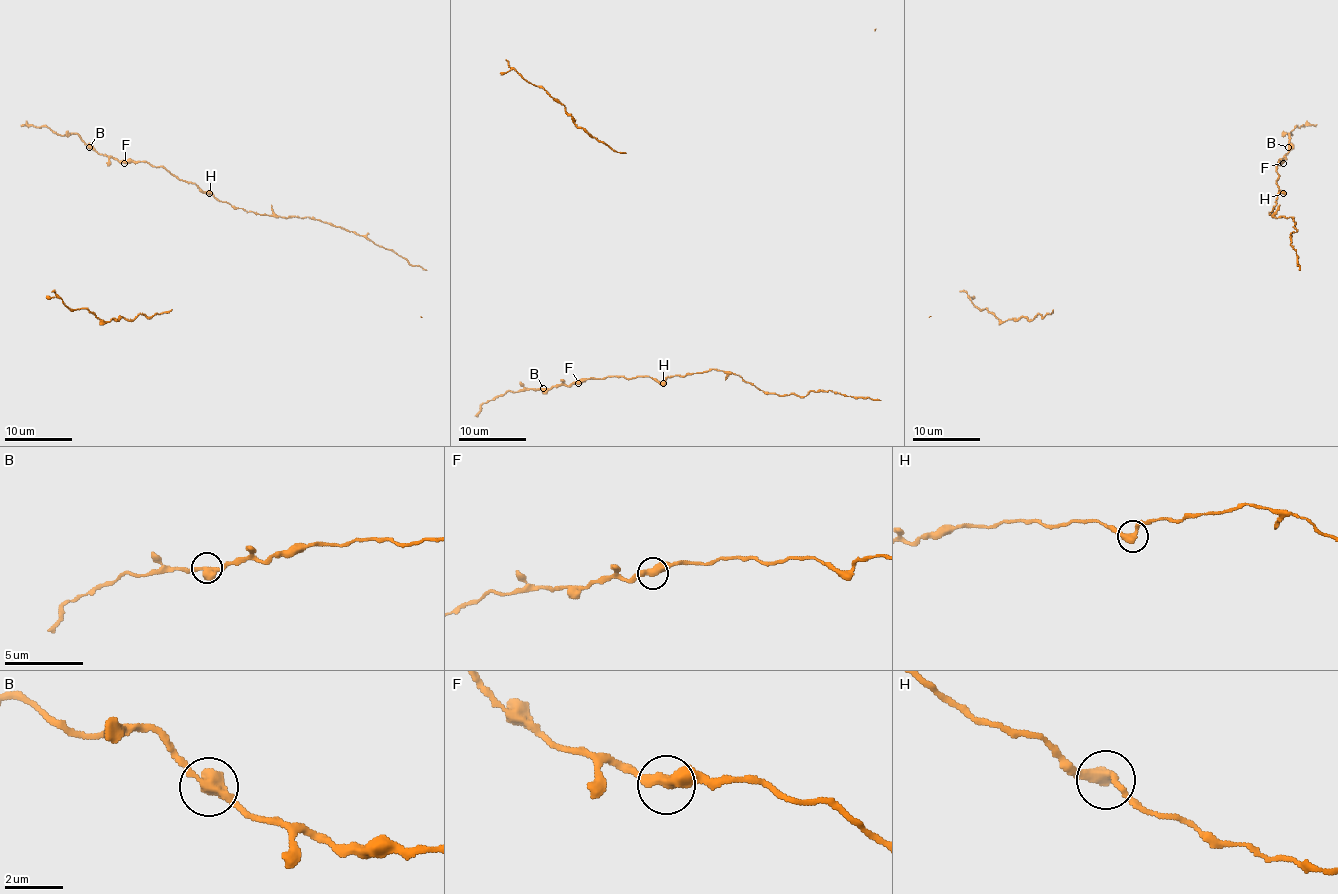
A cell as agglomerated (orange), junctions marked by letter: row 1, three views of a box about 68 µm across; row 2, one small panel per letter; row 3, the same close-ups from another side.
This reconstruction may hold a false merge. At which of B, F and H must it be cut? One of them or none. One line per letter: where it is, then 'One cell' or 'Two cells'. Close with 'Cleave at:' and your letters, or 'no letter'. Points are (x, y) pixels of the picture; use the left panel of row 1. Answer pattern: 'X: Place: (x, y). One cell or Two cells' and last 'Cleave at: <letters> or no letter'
B: Place: (89, 147). One cell
F: Place: (124, 163). One cell
H: Place: (209, 193). One cell
Cleave at: no letter

